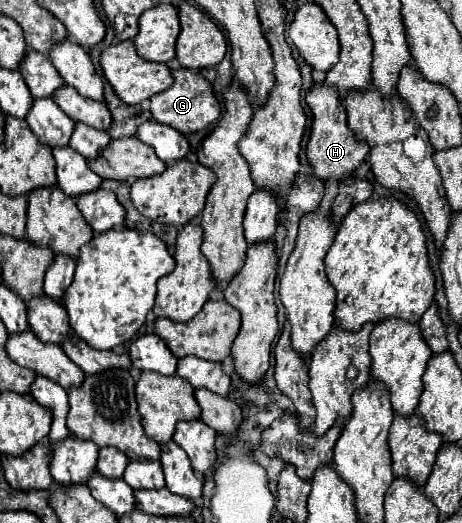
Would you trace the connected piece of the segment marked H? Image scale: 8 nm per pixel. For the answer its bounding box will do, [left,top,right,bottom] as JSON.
[305,81,369,181]

